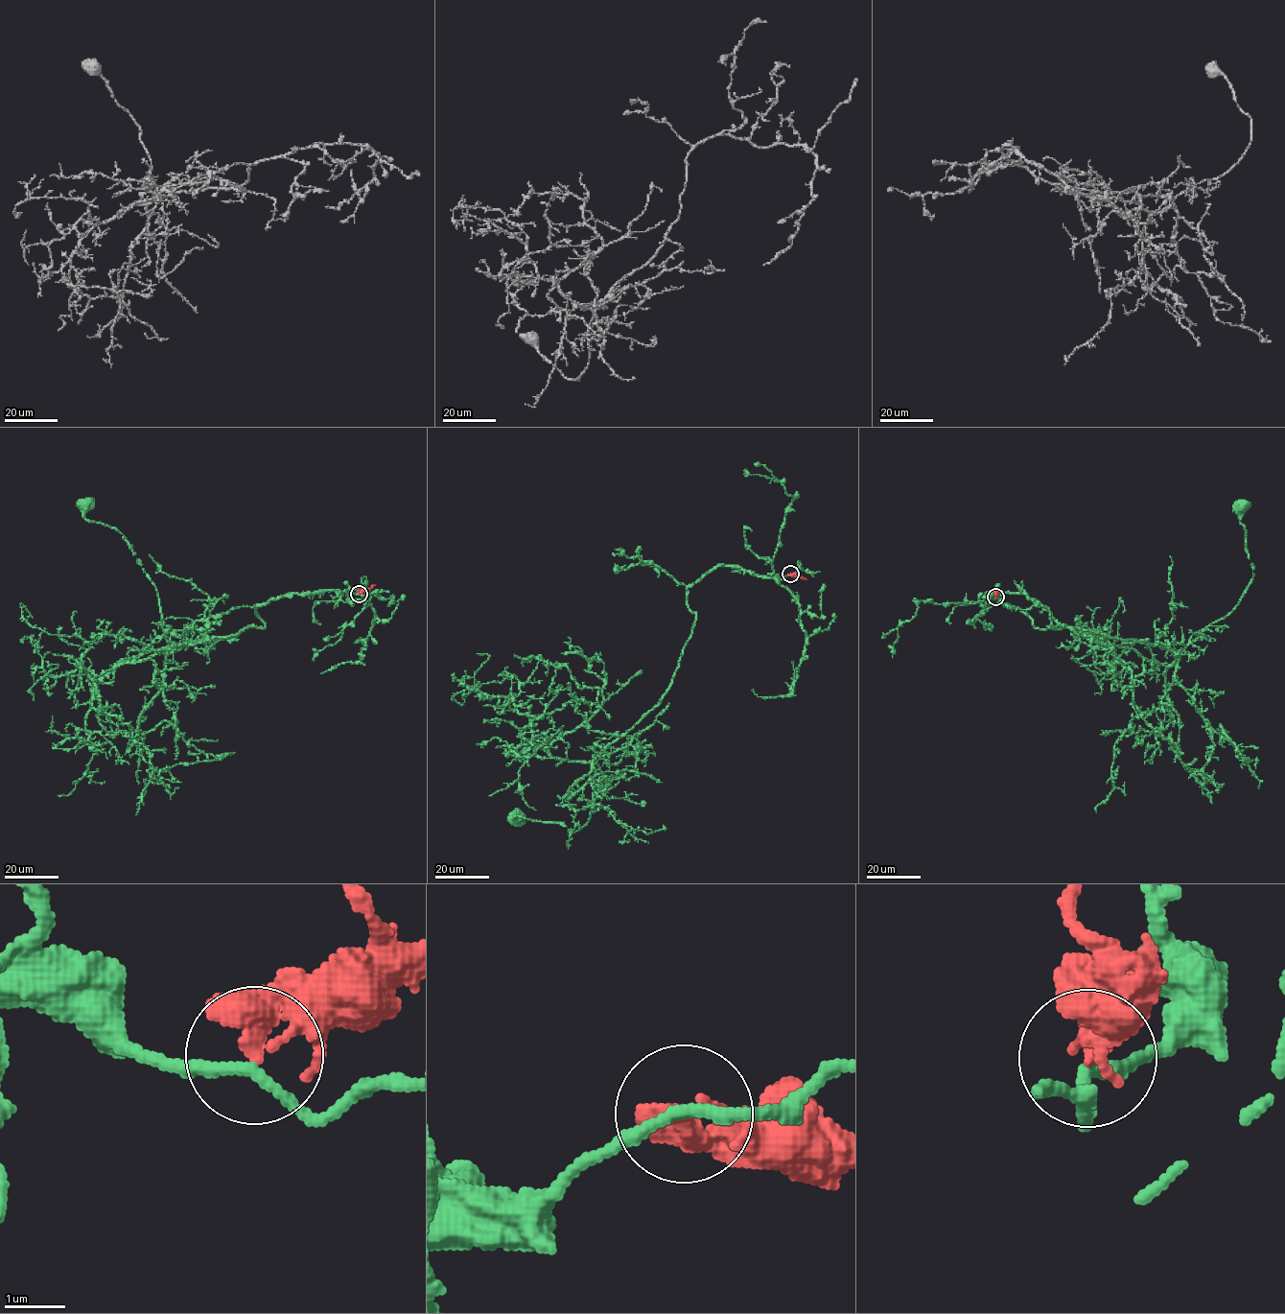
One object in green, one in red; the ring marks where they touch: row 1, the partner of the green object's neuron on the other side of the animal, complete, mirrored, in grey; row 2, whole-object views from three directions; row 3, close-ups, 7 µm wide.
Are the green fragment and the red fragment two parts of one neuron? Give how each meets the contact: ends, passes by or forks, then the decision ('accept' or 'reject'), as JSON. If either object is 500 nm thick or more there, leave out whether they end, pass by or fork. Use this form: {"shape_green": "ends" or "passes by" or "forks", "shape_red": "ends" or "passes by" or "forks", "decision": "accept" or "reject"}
{"shape_green": "passes by", "shape_red": "ends", "decision": "reject"}

